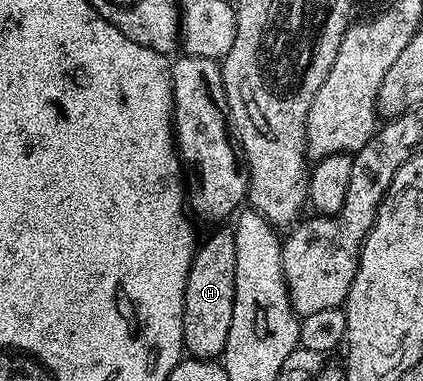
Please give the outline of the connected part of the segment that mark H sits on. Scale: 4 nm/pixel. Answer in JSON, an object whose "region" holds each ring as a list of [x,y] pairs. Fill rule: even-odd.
{"region":[[[232,229],[217,230],[196,247],[187,276],[183,304],[183,336],[186,351],[192,357],[218,359],[225,350],[227,332],[235,308],[235,236]]]}

